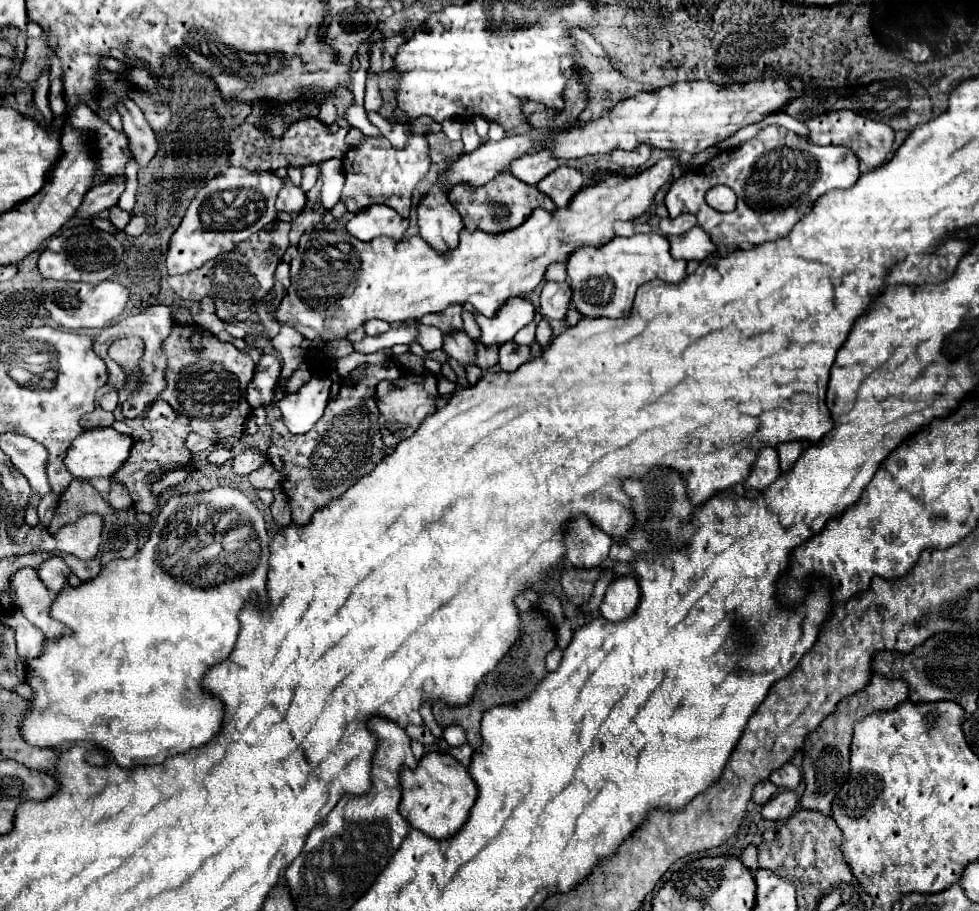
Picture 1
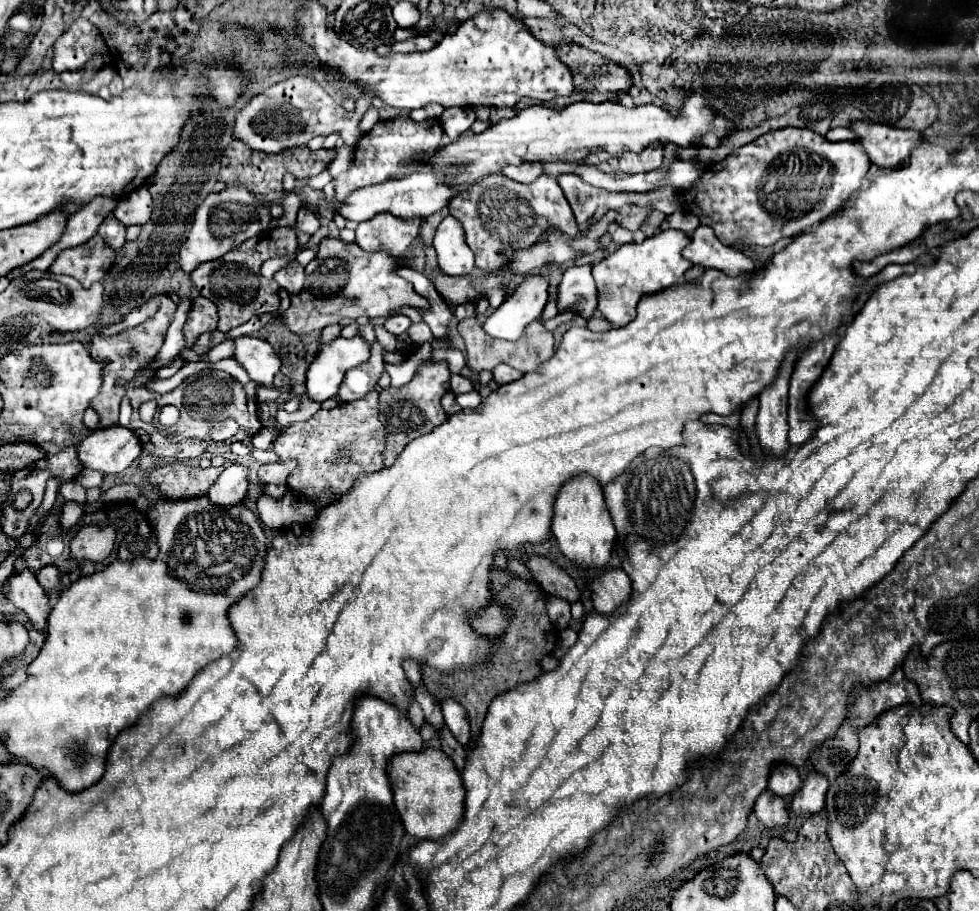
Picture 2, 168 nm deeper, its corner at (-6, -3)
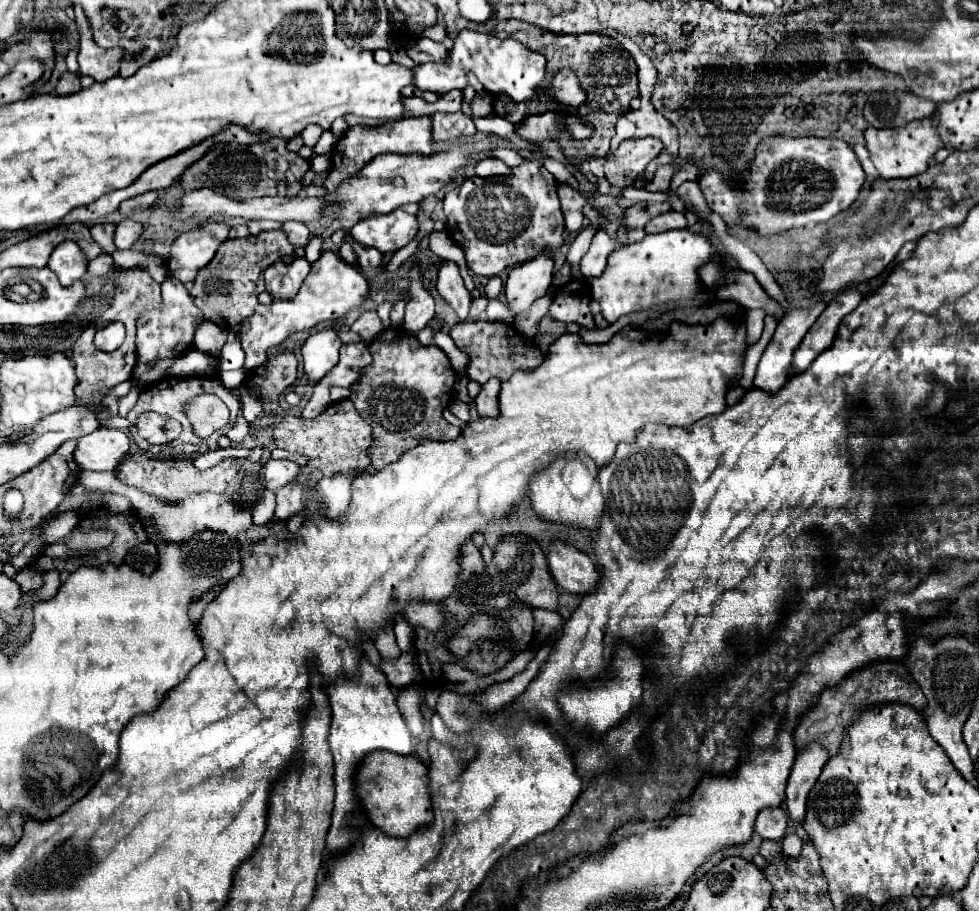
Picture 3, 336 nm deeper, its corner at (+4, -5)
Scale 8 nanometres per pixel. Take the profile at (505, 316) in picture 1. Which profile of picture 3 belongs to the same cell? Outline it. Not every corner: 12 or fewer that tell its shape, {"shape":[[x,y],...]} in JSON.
{"shape":[[554,253],[512,269],[504,287],[510,309],[526,311],[546,295]]}

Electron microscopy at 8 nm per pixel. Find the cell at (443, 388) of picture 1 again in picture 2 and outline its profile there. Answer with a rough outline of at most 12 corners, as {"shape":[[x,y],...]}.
{"shape":[[478,391],[456,395],[460,407],[476,407],[482,397]]}

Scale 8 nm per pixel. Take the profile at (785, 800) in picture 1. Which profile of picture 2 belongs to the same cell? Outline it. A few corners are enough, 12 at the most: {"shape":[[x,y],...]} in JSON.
{"shape":[[812,773],[792,797],[794,815],[824,809],[828,781]]}

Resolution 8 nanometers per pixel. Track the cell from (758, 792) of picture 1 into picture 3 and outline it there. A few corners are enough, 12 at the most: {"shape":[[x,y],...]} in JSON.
{"shape":[[780,807],[764,809],[756,819],[762,839],[782,841],[788,815]]}

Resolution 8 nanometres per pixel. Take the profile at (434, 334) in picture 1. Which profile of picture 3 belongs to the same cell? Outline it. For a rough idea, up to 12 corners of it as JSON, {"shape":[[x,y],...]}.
{"shape":[[418,261],[410,269],[404,329],[416,335],[434,317]]}

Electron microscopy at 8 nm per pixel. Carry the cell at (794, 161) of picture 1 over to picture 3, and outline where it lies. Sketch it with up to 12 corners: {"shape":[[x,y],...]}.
{"shape":[[766,137],[744,191],[698,183],[766,235],[830,221],[866,175],[842,139]]}

